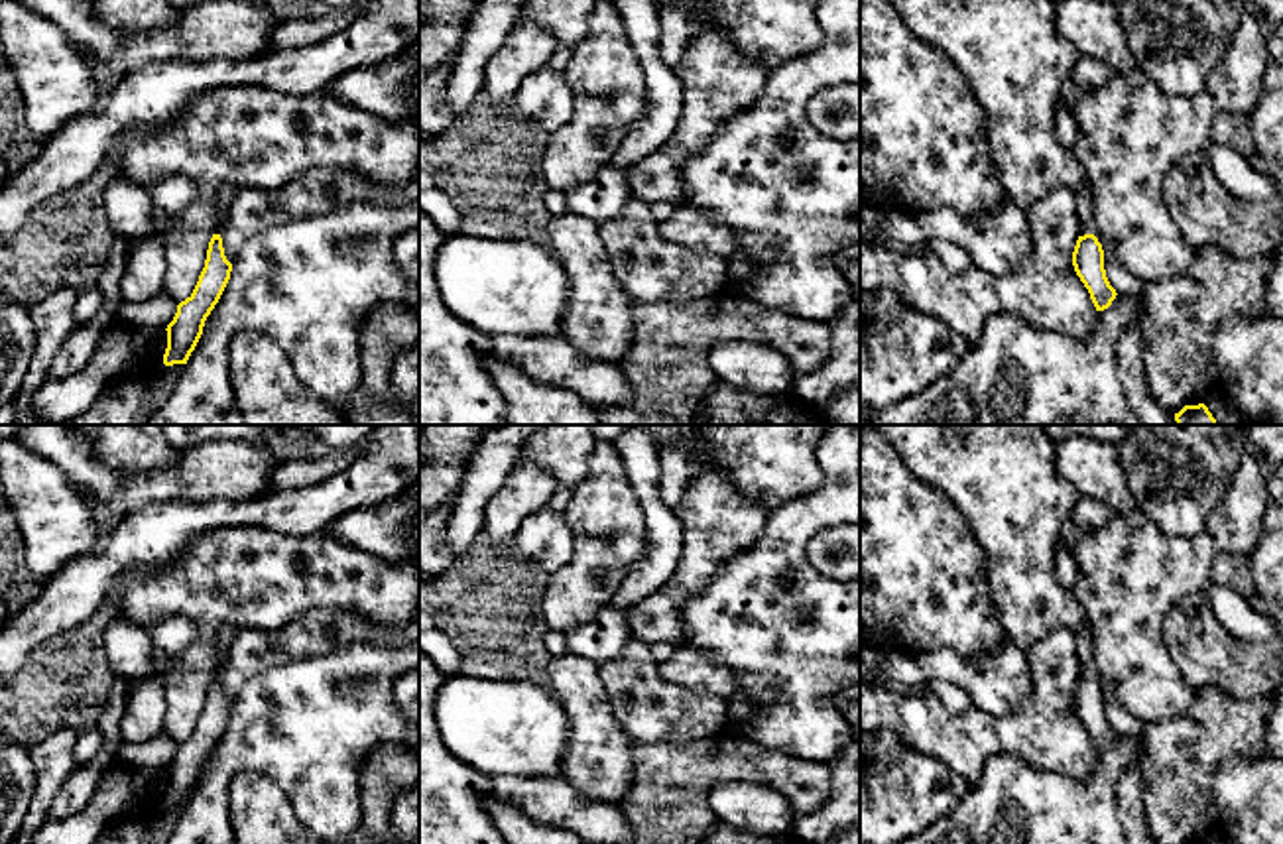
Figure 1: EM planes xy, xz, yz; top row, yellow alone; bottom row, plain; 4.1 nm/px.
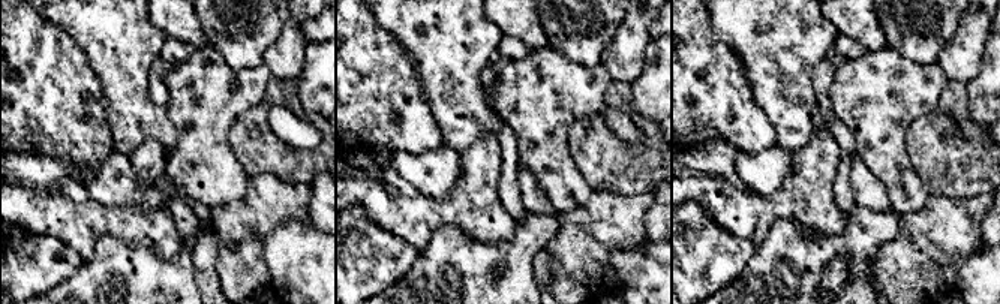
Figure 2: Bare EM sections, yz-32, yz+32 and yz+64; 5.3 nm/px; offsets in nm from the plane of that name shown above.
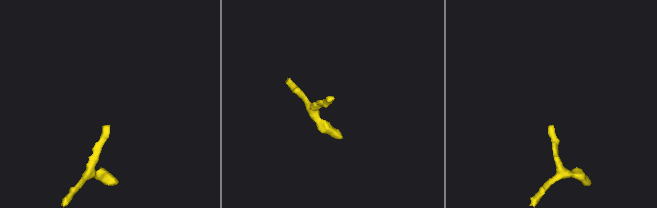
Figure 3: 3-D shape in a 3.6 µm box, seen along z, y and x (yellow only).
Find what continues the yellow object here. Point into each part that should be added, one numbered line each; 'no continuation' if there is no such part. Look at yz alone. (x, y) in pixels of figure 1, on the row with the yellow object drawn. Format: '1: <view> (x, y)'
1: yz (1085, 197)

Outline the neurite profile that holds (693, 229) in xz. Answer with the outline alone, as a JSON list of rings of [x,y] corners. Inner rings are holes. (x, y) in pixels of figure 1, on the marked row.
[[[689,205],[675,207],[673,214],[659,224],[659,232],[667,242],[681,244],[695,254],[724,256],[736,246],[732,228]]]

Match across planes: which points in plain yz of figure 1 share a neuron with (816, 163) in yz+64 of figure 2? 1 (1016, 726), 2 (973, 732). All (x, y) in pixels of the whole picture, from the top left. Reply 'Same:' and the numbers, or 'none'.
Same: 1, 2

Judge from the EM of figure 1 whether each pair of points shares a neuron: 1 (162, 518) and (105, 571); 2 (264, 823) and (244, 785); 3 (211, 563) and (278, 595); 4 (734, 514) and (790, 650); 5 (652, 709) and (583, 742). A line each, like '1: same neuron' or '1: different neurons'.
1: same neuron
2: same neuron
3: same neuron
4: different neurons
5: different neurons

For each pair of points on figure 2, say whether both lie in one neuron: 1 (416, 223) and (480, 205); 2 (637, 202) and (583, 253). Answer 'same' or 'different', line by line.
1: same
2: same

